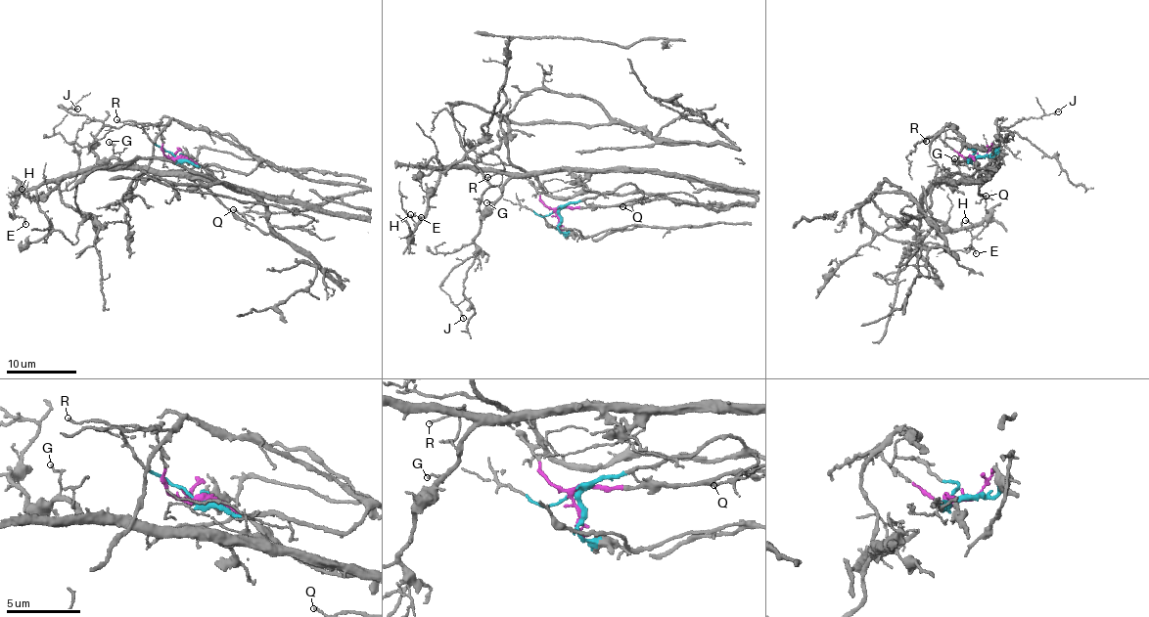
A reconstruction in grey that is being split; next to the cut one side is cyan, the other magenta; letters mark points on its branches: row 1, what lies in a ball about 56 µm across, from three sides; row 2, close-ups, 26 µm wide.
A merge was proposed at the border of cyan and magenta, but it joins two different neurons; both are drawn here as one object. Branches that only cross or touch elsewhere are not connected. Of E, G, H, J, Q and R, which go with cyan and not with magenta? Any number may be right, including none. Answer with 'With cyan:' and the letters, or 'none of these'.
With cyan: E, G, H, J

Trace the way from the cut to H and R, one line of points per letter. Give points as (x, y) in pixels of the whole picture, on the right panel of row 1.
H: (976, 156), (959, 162), (963, 139), (945, 126), (920, 205), (953, 228), (975, 224), (965, 220)
R: (976, 156), (965, 158), (932, 137), (926, 141)

